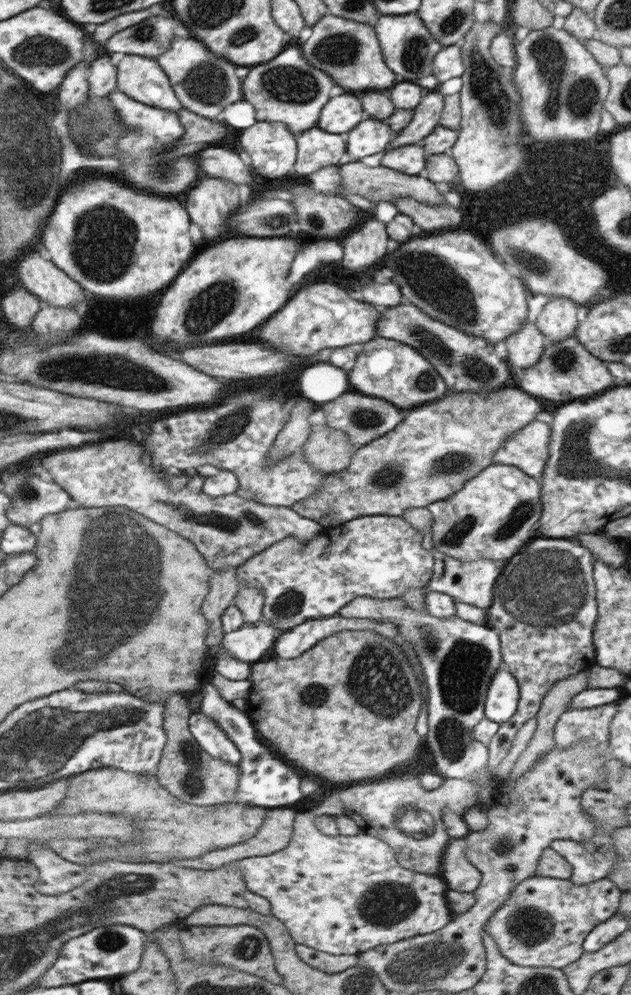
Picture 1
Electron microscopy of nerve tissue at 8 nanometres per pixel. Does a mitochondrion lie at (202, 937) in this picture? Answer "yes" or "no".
no

